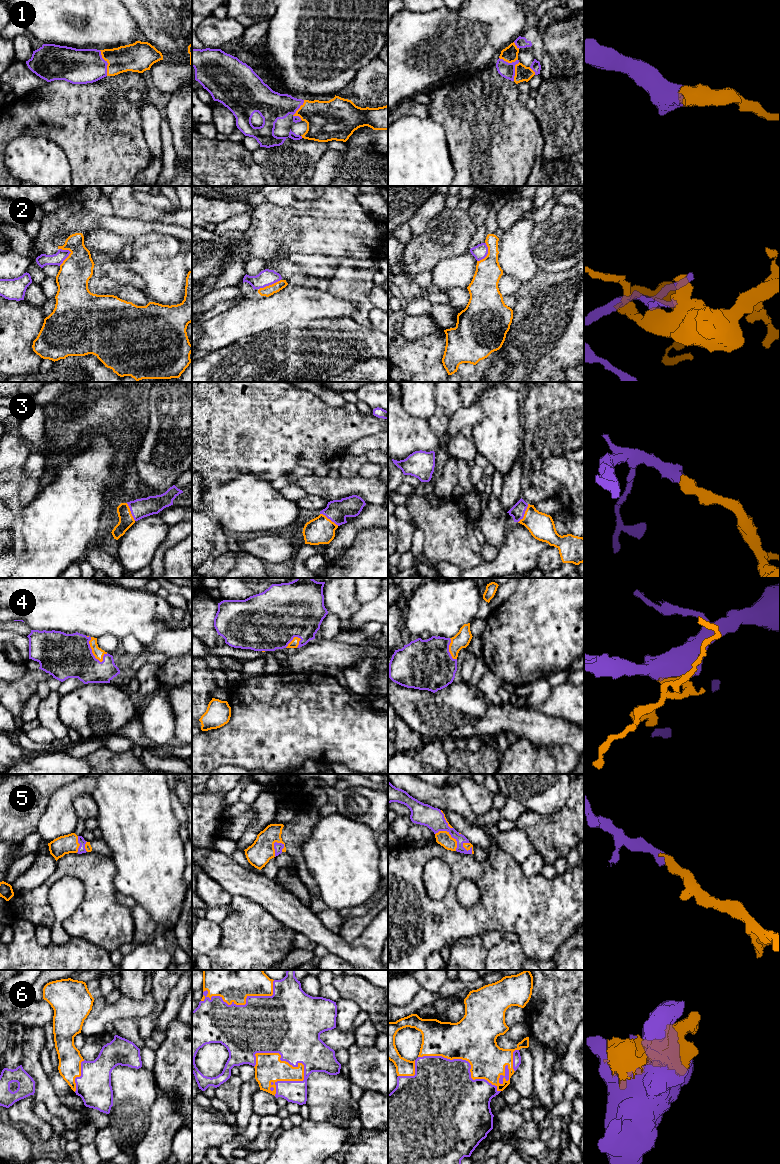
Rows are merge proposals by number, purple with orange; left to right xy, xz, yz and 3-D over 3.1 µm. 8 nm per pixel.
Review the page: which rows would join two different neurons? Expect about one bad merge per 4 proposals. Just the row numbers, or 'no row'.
2

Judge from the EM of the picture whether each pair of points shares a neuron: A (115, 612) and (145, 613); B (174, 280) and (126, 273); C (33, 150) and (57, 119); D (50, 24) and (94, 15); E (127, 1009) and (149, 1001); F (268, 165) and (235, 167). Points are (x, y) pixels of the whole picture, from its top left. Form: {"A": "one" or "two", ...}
{"A": "one", "B": "two", "C": "two", "D": "one", "E": "one", "F": "two"}

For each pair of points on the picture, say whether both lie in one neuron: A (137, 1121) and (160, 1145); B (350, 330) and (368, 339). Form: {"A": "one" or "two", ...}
{"A": "two", "B": "one"}

